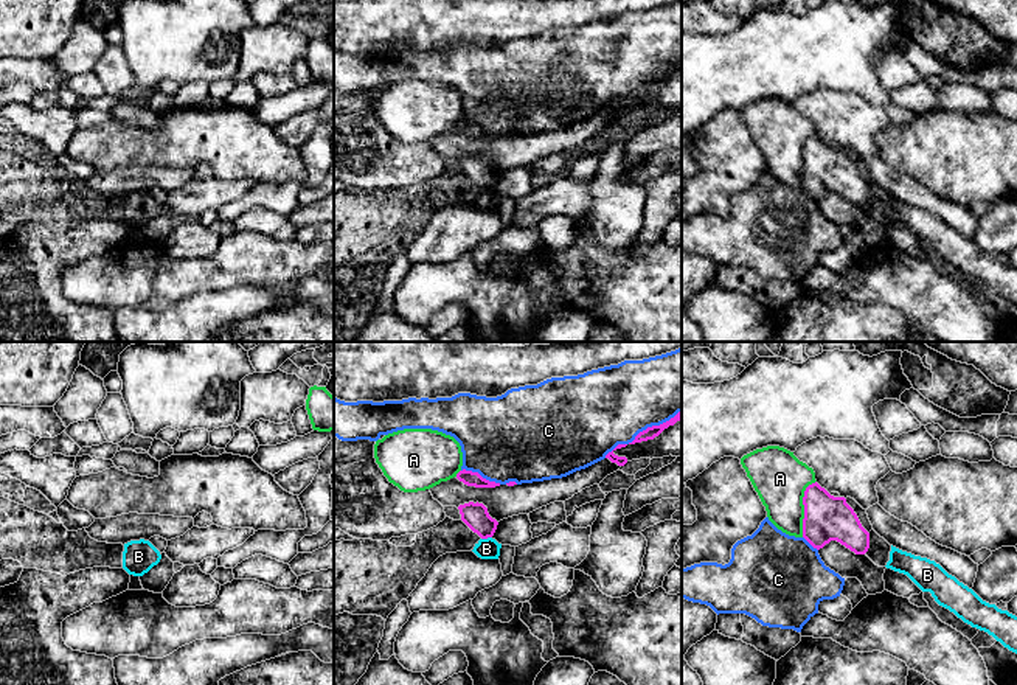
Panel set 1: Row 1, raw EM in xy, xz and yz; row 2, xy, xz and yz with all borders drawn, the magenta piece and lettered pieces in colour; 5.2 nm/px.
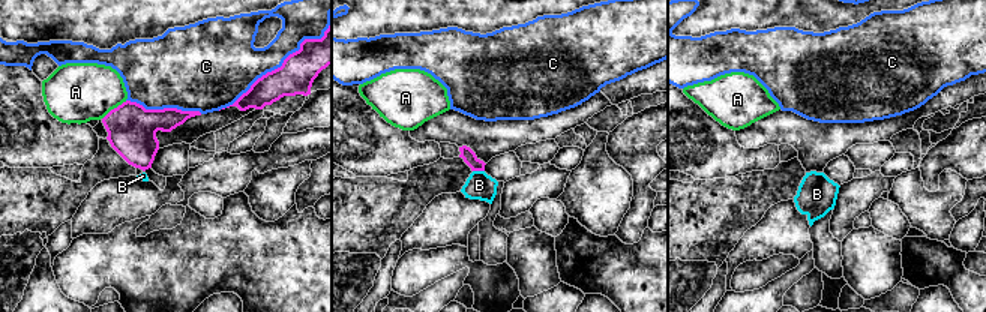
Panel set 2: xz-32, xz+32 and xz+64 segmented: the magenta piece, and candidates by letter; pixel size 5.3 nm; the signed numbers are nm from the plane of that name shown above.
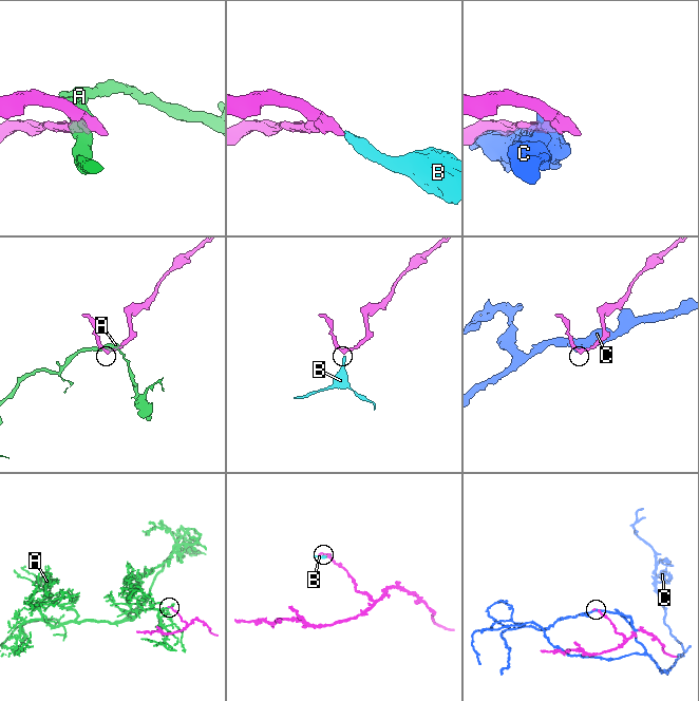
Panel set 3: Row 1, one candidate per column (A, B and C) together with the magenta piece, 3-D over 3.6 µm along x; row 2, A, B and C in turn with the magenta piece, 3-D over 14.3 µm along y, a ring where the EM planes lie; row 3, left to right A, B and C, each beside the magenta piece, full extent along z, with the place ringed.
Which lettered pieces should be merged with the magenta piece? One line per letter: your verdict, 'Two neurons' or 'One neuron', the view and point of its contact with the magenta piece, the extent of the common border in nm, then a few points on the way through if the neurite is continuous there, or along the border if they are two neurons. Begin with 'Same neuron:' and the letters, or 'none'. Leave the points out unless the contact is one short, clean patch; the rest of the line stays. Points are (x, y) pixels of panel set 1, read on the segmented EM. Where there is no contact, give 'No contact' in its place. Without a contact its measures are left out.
Same neuron: none
A: Two neurons. Touches magenta at yz (805, 508). Shared border 300 nm
B: Two neurons. Touches magenta at xz (486, 538). Shared border 60 nm. Boundary: xz (491, 536), (482, 539)
C: Two neurons. Touches magenta at xz (643, 431). Shared border 460 nm

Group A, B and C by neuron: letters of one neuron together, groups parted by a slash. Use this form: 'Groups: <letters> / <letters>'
Groups: A / B / C

